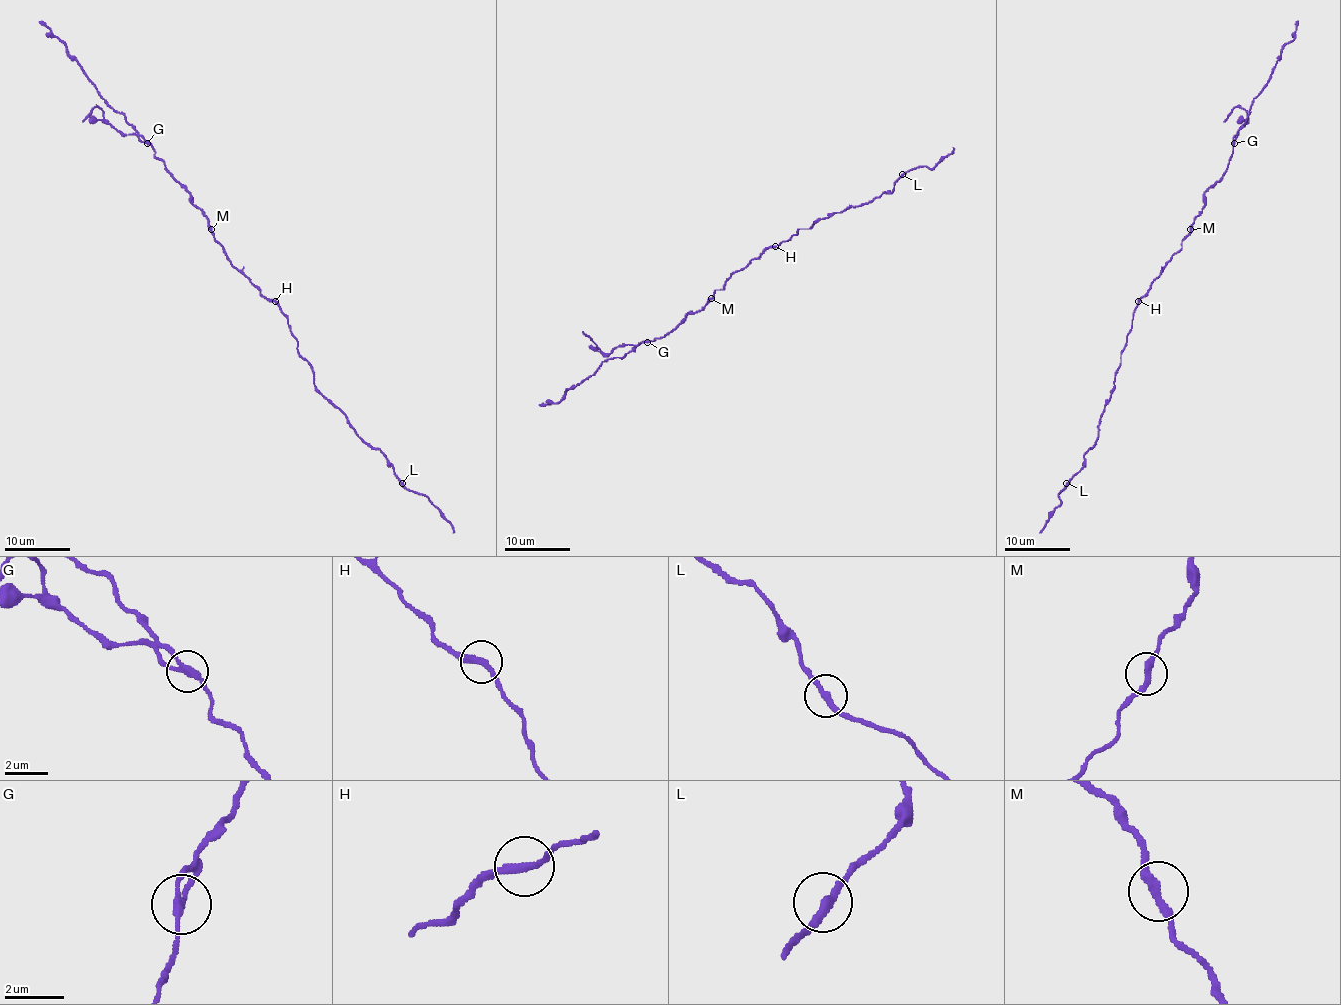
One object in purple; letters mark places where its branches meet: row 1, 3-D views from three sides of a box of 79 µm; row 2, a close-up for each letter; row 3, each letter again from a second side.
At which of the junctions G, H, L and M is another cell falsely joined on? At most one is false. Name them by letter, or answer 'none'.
G

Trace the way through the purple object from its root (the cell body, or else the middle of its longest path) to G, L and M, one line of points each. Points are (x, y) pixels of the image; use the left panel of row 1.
G: (245, 277), (232, 265), (224, 249), (214, 239), (208, 218), (193, 203), (193, 197), (148, 143)
L: (245, 277), (288, 319), (297, 351), (312, 369), (314, 386), (366, 443), (382, 452), (402, 483)
M: (245, 277), (232, 265), (211, 229)

